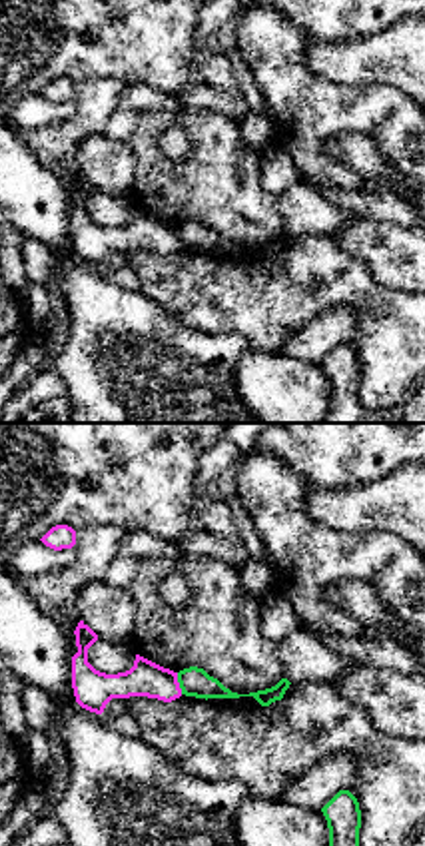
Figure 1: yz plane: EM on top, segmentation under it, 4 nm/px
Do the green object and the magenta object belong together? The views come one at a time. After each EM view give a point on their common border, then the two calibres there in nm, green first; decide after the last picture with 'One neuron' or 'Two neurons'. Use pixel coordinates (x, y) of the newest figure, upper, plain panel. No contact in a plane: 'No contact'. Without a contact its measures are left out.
Touches green at (178, 234). Thickness 120 nm (green) against 140 nm

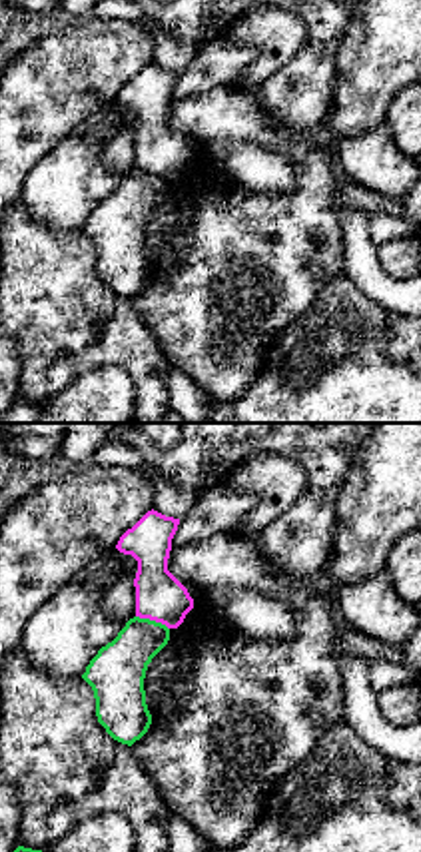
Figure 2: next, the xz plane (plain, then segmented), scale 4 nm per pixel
Touches green at (152, 174). Thickness 220 nm (green) against 200 nm

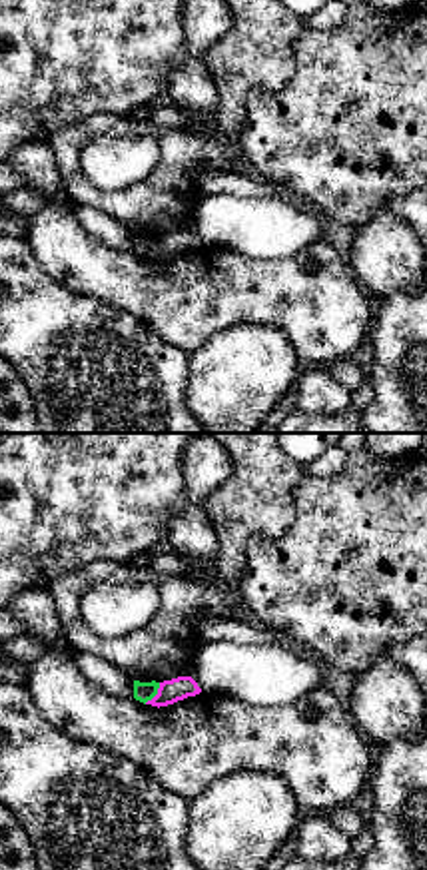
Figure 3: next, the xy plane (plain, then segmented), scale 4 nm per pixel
Touches green at (154, 248). Thickness 80 nm (green) against 100 nm

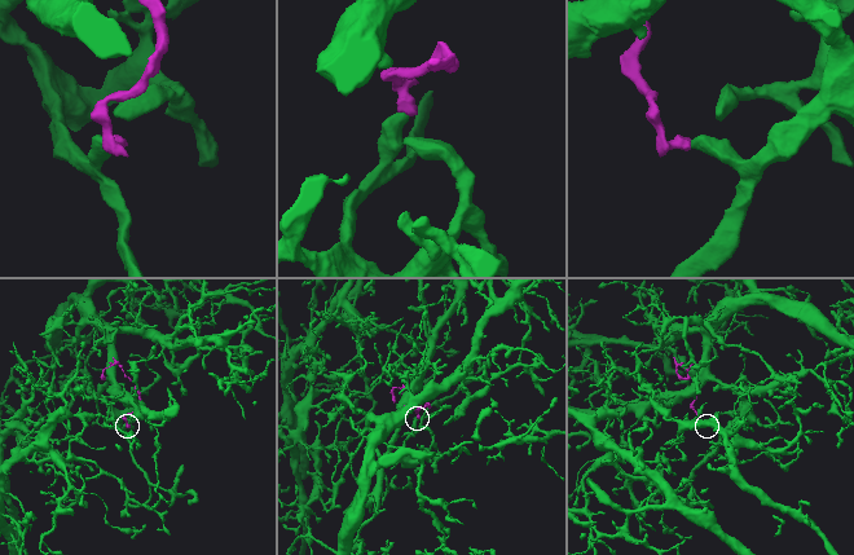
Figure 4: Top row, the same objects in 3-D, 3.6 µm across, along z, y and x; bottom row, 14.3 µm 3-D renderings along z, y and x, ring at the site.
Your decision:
Two neurons

